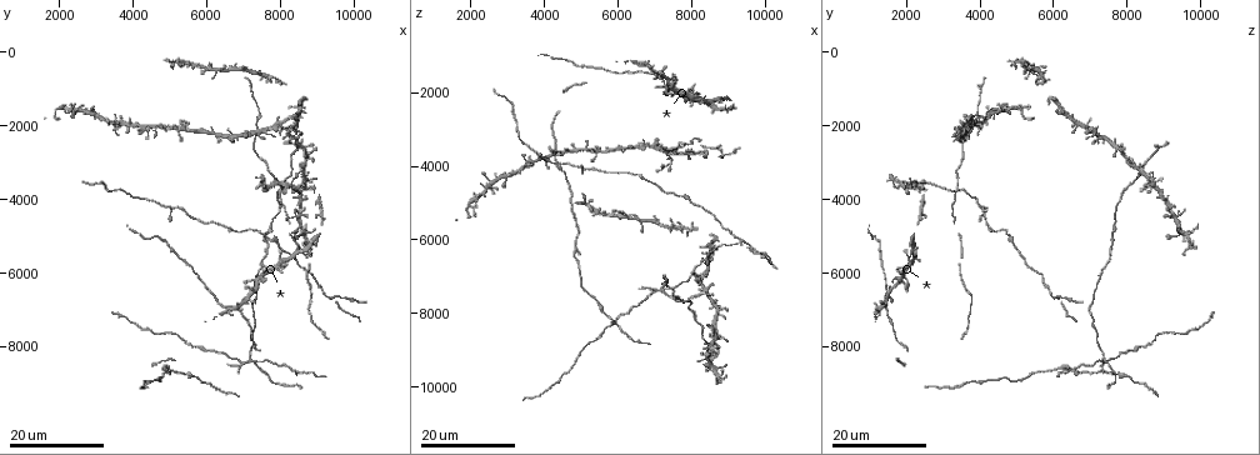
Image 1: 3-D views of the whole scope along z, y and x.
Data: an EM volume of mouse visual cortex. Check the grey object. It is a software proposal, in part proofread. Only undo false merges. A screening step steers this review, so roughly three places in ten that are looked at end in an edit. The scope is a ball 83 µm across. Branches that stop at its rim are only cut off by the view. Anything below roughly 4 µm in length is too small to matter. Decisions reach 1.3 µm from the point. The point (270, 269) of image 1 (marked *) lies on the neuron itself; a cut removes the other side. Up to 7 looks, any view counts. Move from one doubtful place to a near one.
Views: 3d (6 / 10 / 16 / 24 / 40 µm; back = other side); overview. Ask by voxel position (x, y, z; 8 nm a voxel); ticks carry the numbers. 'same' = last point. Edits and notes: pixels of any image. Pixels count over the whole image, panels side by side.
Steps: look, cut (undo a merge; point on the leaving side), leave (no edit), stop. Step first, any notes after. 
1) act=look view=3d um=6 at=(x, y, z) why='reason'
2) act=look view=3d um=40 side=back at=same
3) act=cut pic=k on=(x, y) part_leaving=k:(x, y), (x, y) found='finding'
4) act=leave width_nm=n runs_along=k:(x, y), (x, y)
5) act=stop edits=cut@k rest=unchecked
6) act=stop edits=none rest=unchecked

act=look view=3d um=16 at=(7500, 2200, 3800) why='sudden change in width'

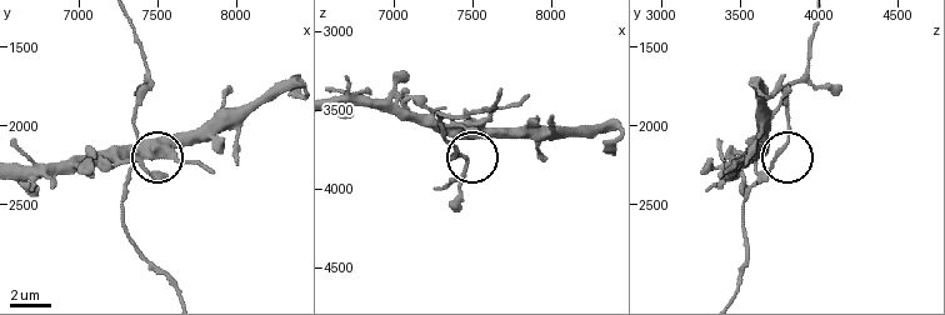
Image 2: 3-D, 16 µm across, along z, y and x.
act=look view=3d um=10 at=(7400, 2160, 3740) why='zoom in'

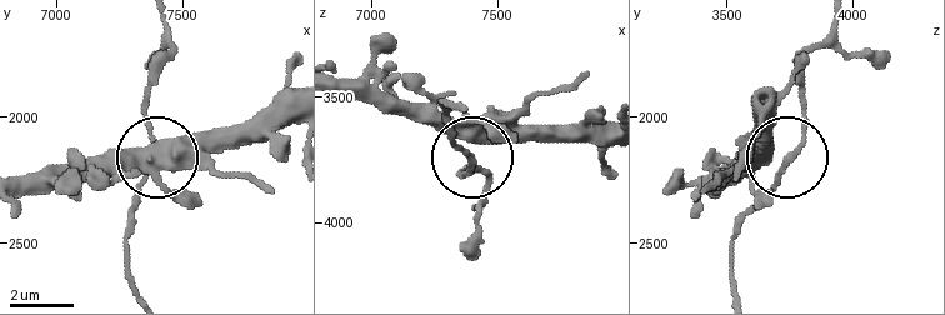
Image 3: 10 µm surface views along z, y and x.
act=look view=3d um=6 at=(7400, 2160, 3750)

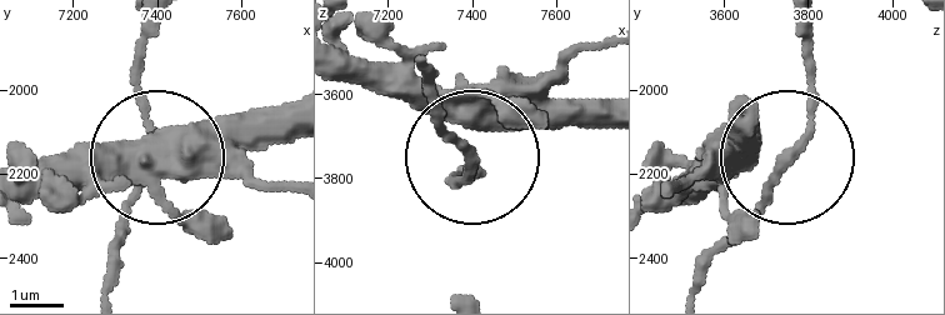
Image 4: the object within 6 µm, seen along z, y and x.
act=leave arms=3 found='continuous, no second neuron'

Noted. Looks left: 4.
act=look view=3d um=16 at=(8500, 8700, 6400) why='three arms meet'

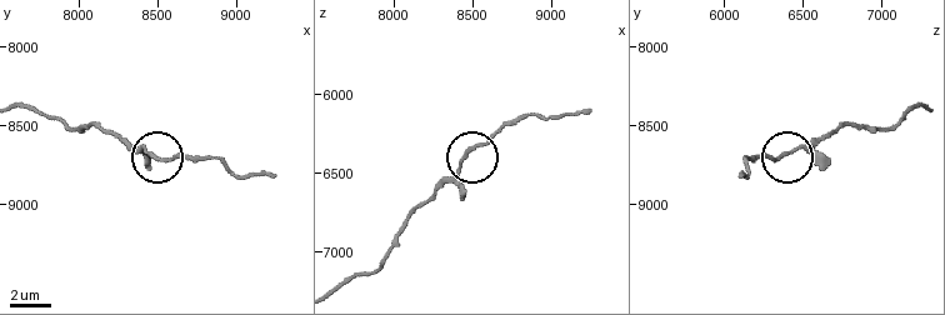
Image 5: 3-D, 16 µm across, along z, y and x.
act=look view=3d um=6 at=(8440, 8660, 6460)

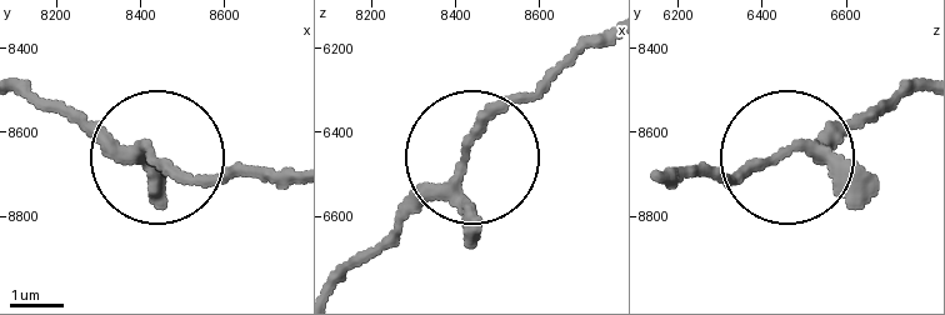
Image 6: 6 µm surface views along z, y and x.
act=leave runs_along=6:(341, 283), (579, 45) found='one neuron here'

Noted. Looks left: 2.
act=look view=3d um=24 at=(4800, 8700, 5600) why='a narrow waist'

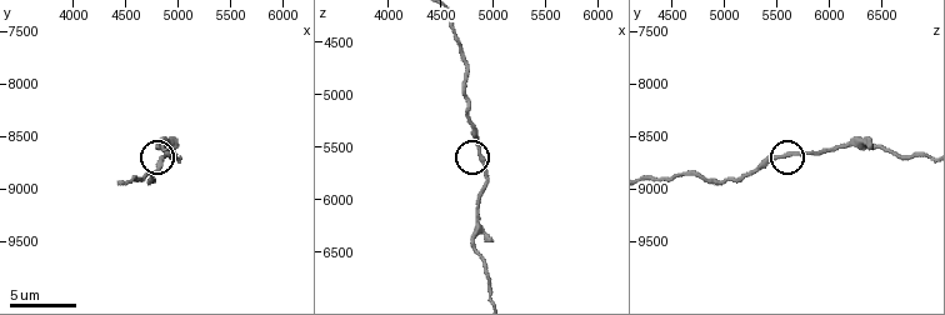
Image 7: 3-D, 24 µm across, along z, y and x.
act=look view=3d um=6 at=(4860, 8720, 5520)

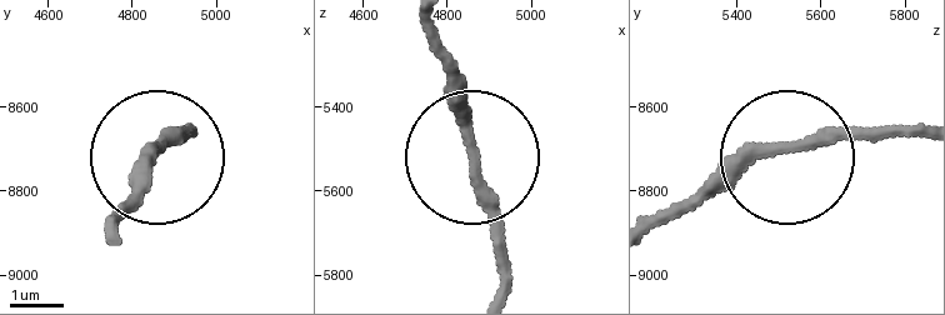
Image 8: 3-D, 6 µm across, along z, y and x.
act=leave runs_along=8:(434, 31), (500, 288) found='one neuron here'

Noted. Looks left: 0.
act=stop edits=none rest=unchecked

